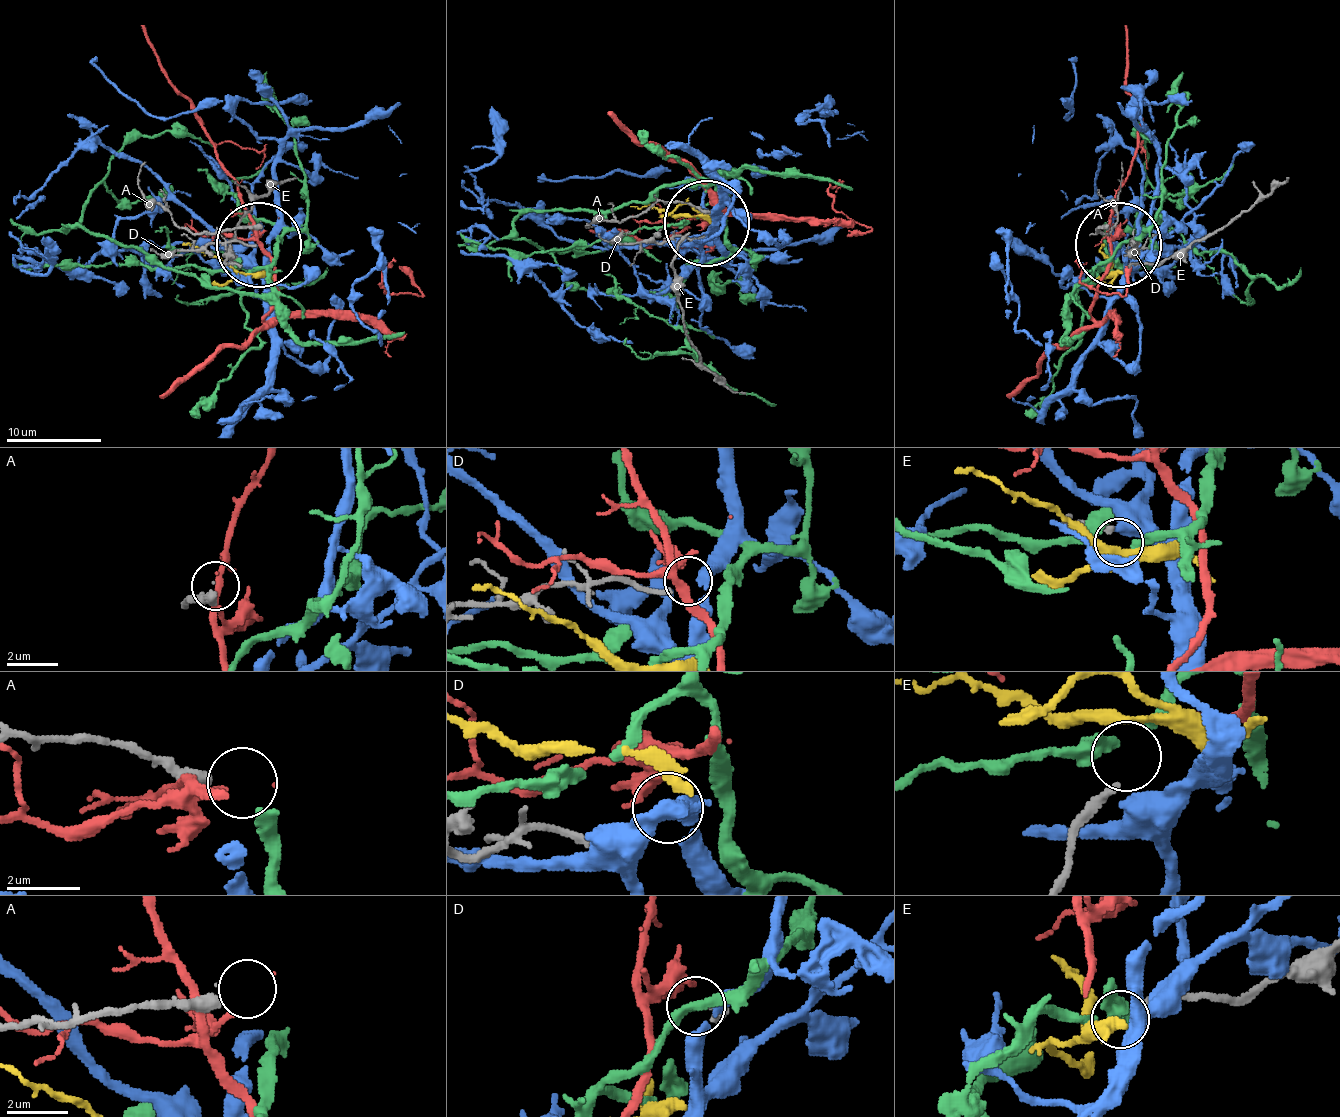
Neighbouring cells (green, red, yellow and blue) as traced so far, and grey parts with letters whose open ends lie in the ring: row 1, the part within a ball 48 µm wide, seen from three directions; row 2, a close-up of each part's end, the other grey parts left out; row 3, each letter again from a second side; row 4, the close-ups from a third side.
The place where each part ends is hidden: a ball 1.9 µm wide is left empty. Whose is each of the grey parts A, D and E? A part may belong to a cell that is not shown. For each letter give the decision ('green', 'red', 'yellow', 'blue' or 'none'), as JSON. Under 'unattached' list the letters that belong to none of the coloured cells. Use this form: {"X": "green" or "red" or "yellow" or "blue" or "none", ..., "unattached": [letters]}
{"A": "none", "D": "none", "E": "green", "unattached": ["A", "D"]}

